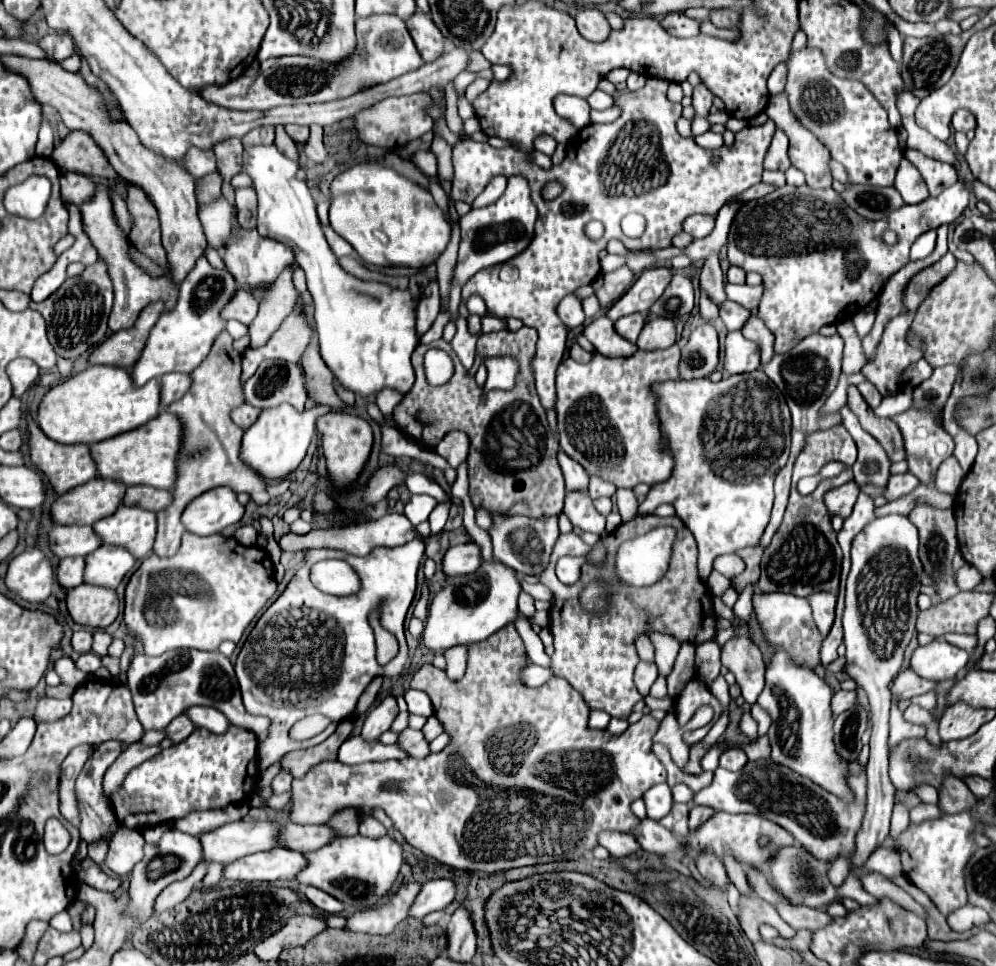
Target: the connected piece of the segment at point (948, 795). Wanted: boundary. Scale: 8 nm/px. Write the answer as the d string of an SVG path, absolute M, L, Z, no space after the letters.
M947 776L947 782L943 782L941 794L939 794L939 806L943 812L953 812L959 814L975 804L975 796L971 790L961 782L959 778Z

